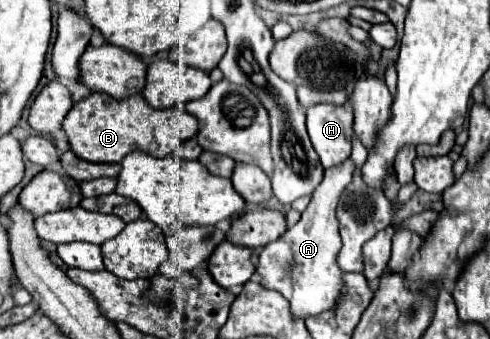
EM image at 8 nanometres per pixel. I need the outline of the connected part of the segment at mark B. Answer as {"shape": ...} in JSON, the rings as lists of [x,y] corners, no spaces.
{"shape":[[[91,93],[89,97],[73,103],[71,111],[63,119],[63,129],[75,155],[85,157],[91,163],[121,163],[127,153],[137,149],[151,153],[153,157],[173,153],[181,141],[197,135],[197,119],[181,107],[153,109],[141,93],[121,101],[101,101],[101,93]]]}

